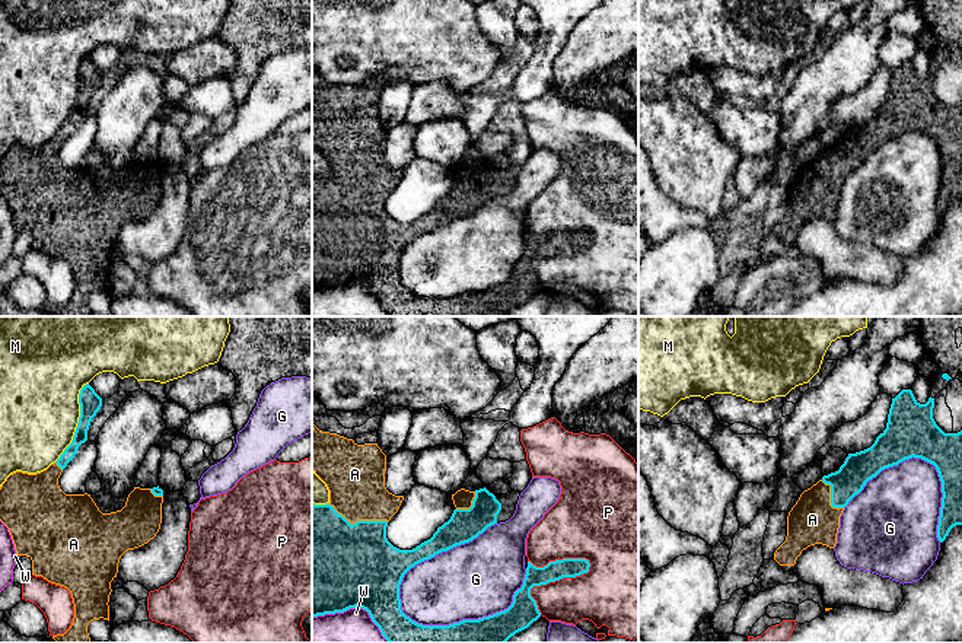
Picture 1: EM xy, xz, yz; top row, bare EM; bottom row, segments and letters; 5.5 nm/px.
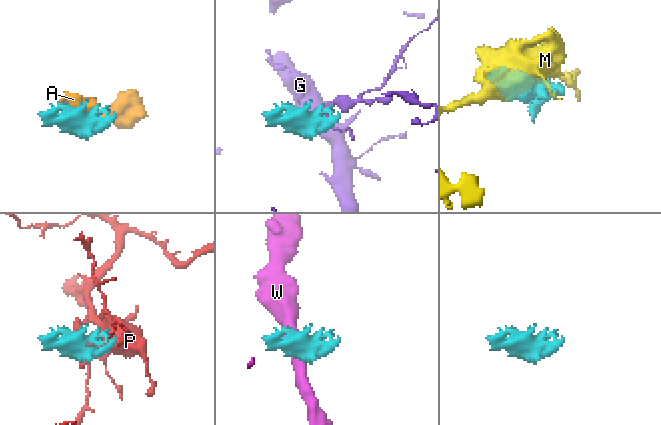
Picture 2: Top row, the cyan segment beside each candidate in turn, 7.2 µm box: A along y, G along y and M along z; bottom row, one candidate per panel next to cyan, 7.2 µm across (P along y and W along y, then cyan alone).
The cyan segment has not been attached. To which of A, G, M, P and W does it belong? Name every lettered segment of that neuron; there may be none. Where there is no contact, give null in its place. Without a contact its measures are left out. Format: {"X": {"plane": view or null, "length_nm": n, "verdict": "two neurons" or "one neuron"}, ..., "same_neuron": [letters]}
{"A": {"plane": "xz", "length_nm": 340, "verdict": "one neuron"}, "G": {"plane": "xz", "length_nm": 750, "verdict": "two neurons"}, "M": {"plane": "xy", "length_nm": 480, "verdict": "two neurons"}, "P": {"plane": "xz", "length_nm": 400, "verdict": "two neurons"}, "W": {"plane": "xz", "length_nm": 460, "verdict": "two neurons"}, "same_neuron": ["A"]}

